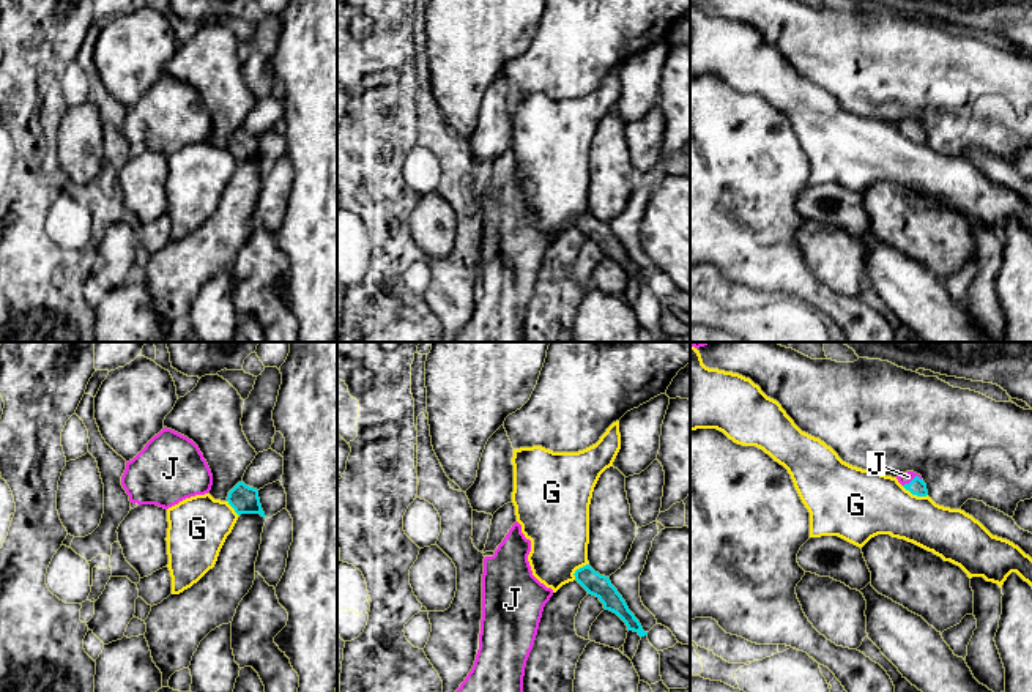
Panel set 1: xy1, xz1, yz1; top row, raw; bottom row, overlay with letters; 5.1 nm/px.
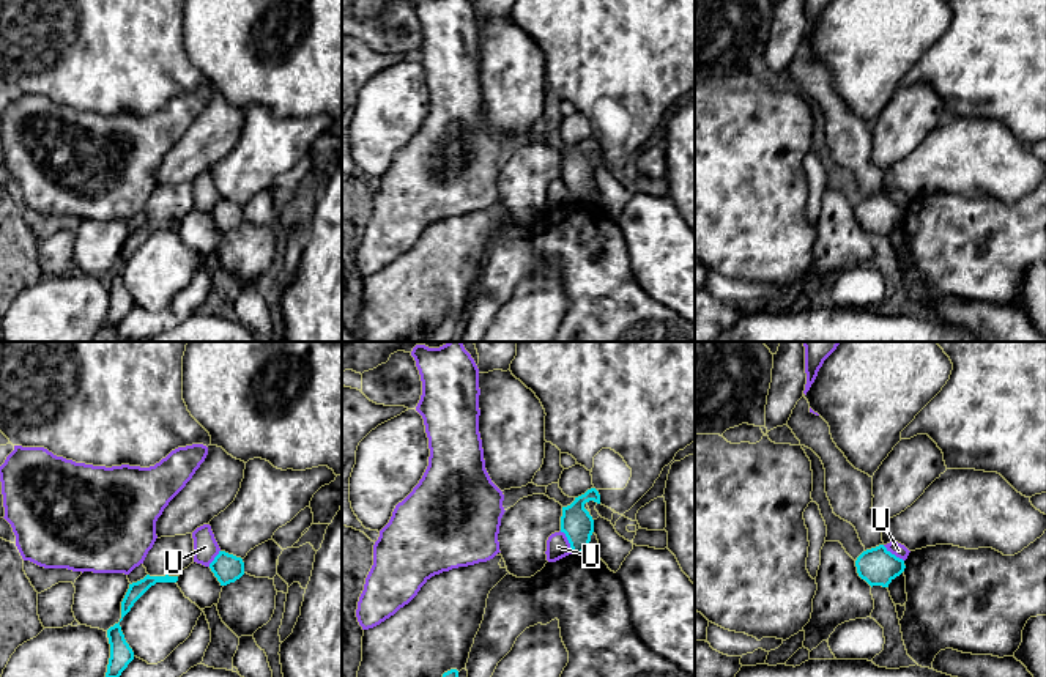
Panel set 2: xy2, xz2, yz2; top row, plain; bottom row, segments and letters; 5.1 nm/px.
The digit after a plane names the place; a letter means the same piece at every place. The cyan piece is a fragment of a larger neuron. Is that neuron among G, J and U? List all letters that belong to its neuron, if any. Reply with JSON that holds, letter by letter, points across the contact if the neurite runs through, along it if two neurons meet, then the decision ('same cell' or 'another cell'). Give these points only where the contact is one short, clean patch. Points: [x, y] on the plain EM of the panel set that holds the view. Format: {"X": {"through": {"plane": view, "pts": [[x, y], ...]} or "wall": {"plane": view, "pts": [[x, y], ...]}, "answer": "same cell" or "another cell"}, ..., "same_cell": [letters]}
{"G": {"wall": {"plane": "yz1", "pts": [[902, 133], [913, 141], [927, 142]]}, "answer": "another cell"}, "J": {"through": {"plane": "yz1", "pts": [[917, 134], [913, 126], [908, 123]]}, "answer": "same cell"}, "U": {"wall": {"plane": "xz2", "pts": [[560, 178], [564, 181], [572, 200]]}, "answer": "another cell"}, "same_cell": ["J"]}

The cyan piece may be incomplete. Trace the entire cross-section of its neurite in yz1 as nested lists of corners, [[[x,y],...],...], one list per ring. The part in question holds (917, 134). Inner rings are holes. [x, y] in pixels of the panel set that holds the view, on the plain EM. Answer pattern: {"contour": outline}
{"contour": [[[906,118],[897,123],[898,129],[909,137],[912,142],[926,143],[926,131],[923,129],[922,123],[914,118]]]}

